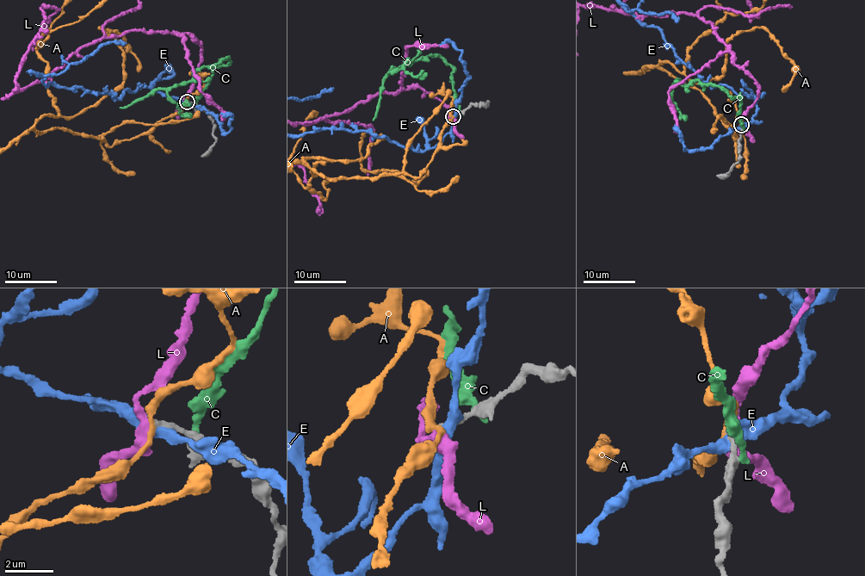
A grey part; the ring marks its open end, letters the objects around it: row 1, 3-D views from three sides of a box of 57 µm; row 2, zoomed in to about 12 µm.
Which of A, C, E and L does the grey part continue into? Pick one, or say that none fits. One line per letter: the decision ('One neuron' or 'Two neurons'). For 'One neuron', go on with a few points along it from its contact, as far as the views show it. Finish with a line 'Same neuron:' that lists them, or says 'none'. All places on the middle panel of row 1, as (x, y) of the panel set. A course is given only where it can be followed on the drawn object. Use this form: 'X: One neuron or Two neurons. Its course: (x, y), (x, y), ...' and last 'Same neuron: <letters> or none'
A: Two neurons
C: Two neurons
E: Two neurons
L: Two neurons
Same neuron: none

